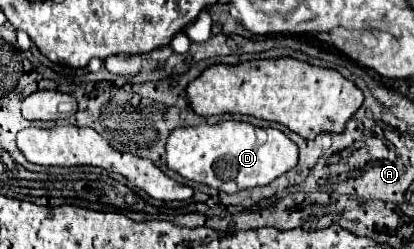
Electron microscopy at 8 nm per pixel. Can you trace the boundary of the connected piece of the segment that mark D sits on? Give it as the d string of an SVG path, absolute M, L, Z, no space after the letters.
M247 121L179 127L167 139L167 165L185 179L205 183L225 193L267 185L297 165L297 145L279 129L255 127Z

